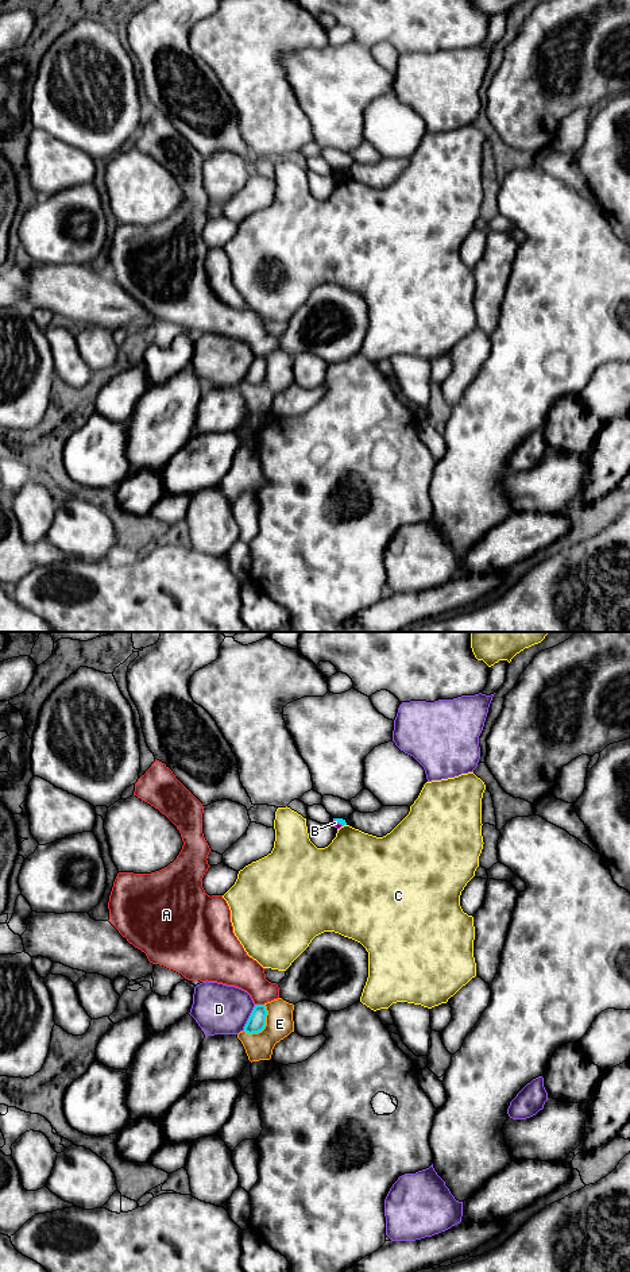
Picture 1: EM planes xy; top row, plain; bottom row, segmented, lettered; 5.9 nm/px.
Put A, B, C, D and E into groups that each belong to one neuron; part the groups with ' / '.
A / B / C / D / E

